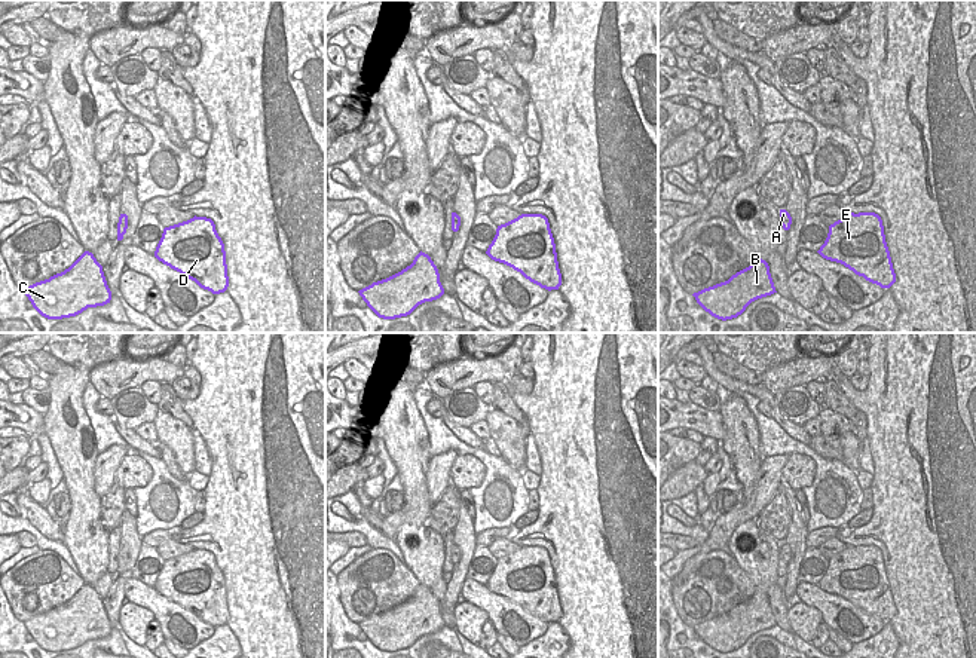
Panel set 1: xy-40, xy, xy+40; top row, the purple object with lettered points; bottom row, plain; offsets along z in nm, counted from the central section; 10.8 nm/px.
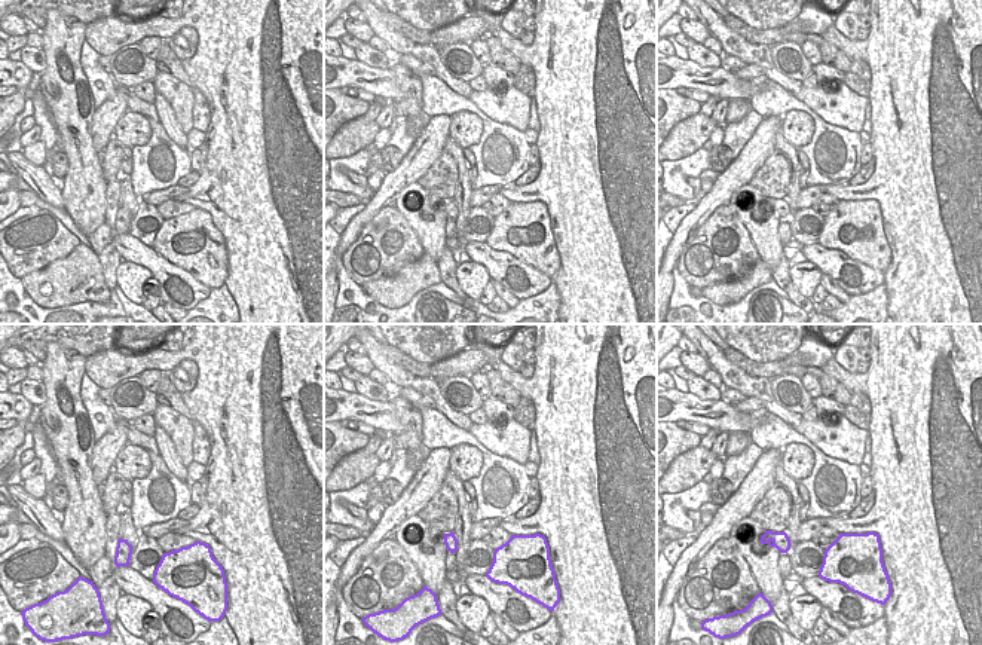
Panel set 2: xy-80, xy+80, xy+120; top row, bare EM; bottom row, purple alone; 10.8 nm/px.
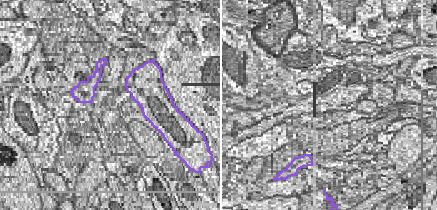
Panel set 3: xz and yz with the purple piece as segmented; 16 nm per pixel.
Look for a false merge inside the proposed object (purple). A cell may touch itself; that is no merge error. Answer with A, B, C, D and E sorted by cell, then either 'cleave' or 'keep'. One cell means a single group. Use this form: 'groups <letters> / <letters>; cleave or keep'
groups A B C D E; keep

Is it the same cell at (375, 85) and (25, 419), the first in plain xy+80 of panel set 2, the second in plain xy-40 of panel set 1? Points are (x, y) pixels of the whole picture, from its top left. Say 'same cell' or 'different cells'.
same cell

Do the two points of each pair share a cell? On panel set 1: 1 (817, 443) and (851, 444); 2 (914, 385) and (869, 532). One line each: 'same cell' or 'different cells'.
1: same cell
2: same cell

